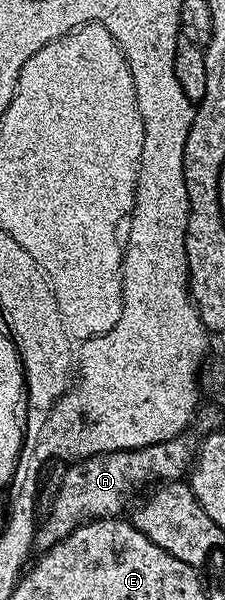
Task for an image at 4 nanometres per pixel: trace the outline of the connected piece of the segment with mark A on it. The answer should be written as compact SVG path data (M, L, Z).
M187 437L143 447L139 451L114 451L72 462L65 473L61 491L50 500L52 511L38 524L34 546L39 549L52 547L83 523L118 516L135 491L141 490L146 483L155 485L160 481L182 480L192 463L193 443L191 447Z

